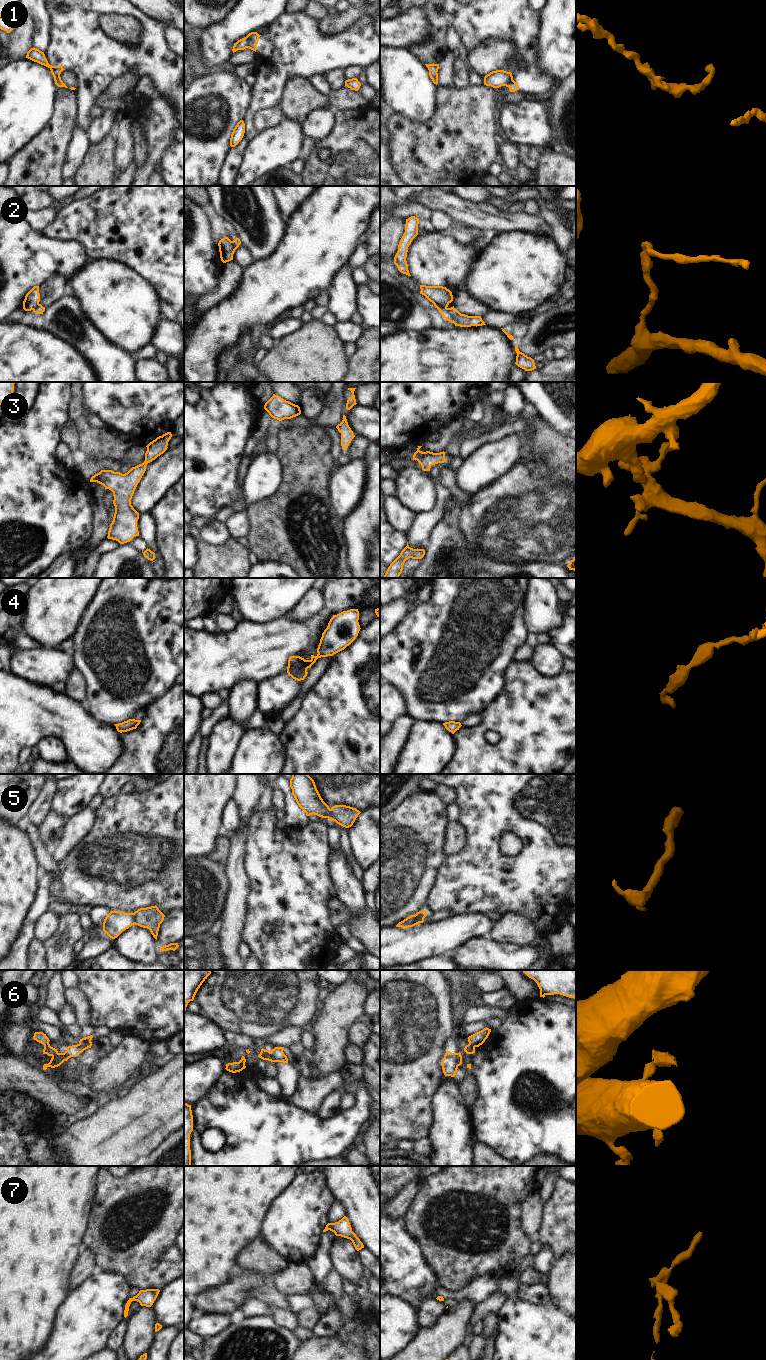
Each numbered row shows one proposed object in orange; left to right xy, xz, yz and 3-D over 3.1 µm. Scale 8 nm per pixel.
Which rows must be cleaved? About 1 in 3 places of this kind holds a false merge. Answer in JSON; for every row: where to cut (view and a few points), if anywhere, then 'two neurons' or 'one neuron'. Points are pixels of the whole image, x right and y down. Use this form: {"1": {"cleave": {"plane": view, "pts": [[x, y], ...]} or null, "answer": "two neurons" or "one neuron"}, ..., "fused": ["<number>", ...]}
{"1": {"cleave": null, "answer": "one neuron"}, "2": {"cleave": {"plane": "yz", "pts": [[433, 302], [446, 307]]}, "answer": "two neurons"}, "3": {"cleave": null, "answer": "one neuron"}, "4": {"cleave": null, "answer": "one neuron"}, "5": {"cleave": {"plane": "xy", "pts": [[132, 913], [134, 923]]}, "answer": "two neurons"}, "6": {"cleave": {"plane": "yz", "pts": [[468, 1044], [474, 1047]]}, "answer": "two neurons"}, "7": {"cleave": null, "answer": "one neuron"}, "fused": ["2", "5", "6"]}

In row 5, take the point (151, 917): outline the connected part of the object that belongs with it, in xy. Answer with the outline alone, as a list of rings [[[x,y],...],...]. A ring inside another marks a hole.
[[[155,905],[140,908],[133,914],[134,924],[149,929],[153,937],[157,940],[160,924],[163,922],[165,917],[158,907]]]

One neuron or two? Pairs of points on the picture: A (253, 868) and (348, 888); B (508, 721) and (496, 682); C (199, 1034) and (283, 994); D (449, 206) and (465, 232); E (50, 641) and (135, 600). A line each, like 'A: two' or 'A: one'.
A: two
B: two
C: two
D: two
E: two

